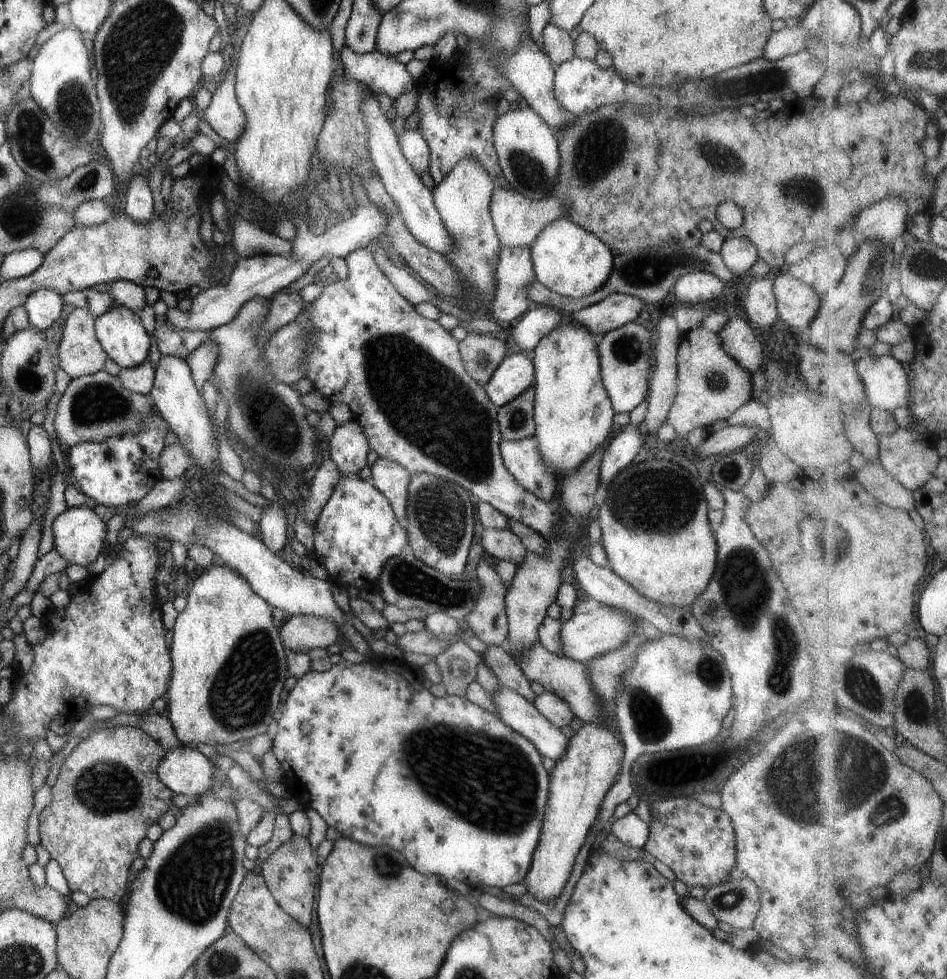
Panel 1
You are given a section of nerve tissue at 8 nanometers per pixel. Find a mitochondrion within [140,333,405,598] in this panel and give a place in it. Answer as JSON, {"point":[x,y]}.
{"point":[269,415]}

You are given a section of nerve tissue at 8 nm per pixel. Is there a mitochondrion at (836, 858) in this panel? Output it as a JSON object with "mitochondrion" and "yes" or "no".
{"mitochondrion":"no"}

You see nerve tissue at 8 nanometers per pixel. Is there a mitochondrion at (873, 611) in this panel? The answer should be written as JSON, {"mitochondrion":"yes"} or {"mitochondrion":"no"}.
{"mitochondrion":"no"}

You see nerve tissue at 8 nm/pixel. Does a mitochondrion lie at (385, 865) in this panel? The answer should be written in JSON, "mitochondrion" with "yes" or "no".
{"mitochondrion":"yes"}

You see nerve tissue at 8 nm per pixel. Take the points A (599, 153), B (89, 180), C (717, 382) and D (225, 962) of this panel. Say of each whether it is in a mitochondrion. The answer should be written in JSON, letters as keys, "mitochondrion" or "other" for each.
{"A":"mitochondrion","B":"mitochondrion","C":"mitochondrion","D":"mitochondrion"}

